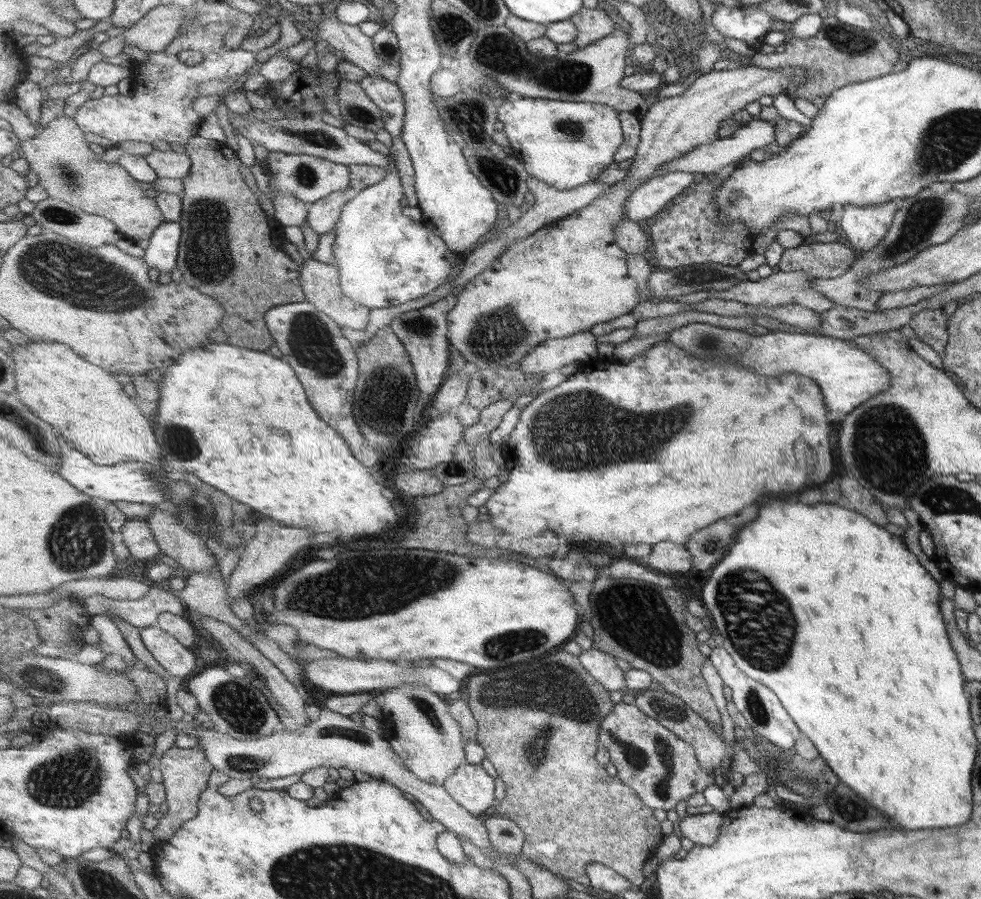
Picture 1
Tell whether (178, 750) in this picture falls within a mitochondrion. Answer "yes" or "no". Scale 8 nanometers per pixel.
no

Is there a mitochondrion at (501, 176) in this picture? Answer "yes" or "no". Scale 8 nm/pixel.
yes

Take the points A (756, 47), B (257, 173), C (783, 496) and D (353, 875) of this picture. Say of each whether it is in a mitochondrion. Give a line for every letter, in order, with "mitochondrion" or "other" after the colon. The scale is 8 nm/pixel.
A: other
B: other
C: other
D: mitochondrion

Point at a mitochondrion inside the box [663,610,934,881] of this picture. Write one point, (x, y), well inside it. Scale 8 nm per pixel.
(757, 709)

